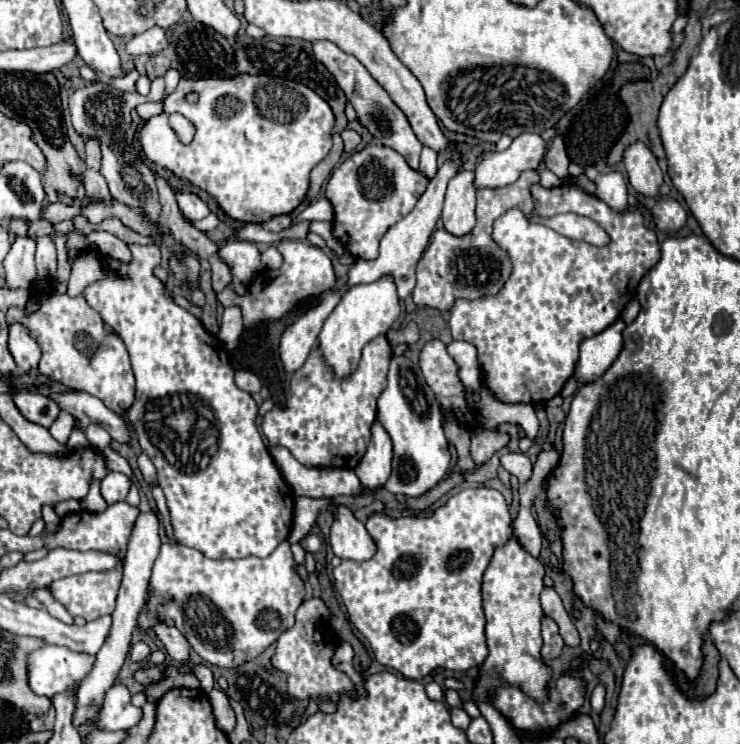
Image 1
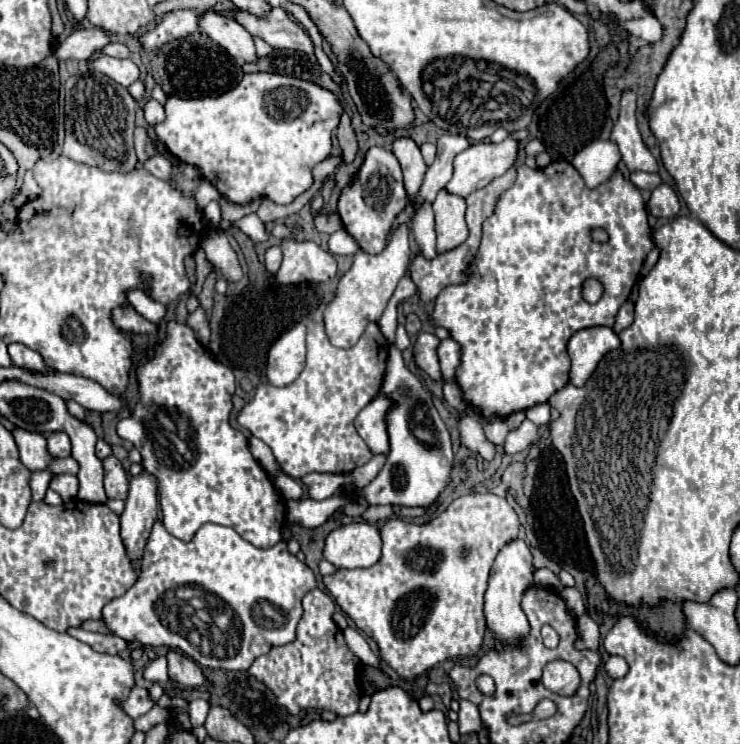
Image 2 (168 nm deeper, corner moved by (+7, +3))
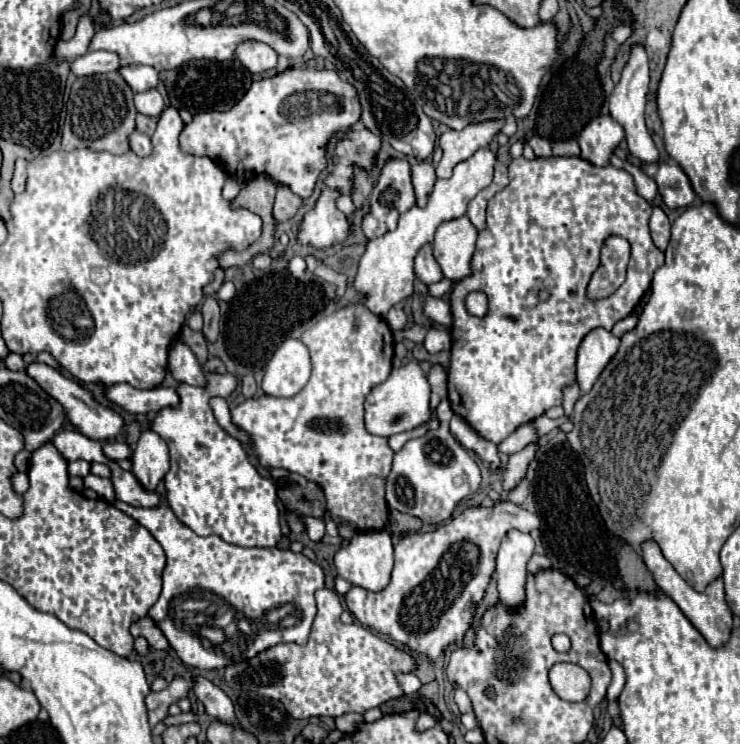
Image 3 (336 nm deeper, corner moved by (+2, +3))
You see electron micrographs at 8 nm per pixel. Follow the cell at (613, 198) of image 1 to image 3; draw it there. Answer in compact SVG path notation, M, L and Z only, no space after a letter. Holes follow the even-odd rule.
M597 116L597 120L589 122L579 136L579 156L601 168L609 166L609 160L623 138L623 128L611 116Z

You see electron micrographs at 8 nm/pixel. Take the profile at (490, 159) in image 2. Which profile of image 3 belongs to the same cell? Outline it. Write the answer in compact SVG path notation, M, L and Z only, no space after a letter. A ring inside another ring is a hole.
M479 148L471 158L459 162L453 168L451 178L435 182L433 194L429 196L429 202L425 204L425 208L413 206L409 212L405 212L399 218L399 224L393 232L387 232L385 236L367 242L367 250L359 262L359 268L353 280L355 292L365 296L361 304L367 310L371 310L377 316L385 316L389 308L393 308L397 302L413 294L413 282L415 282L413 258L417 250L421 248L421 244L433 240L433 234L439 224L443 224L445 220L463 216L467 212L467 204L475 198L475 194L491 184L495 162L497 162L497 154L493 150Z

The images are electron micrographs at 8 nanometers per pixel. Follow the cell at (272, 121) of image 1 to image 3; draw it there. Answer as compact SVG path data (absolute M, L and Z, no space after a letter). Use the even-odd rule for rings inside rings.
M289 68L271 78L263 78L251 84L247 94L227 112L199 112L187 122L179 136L179 146L183 152L193 156L207 156L221 164L227 176L237 176L241 180L251 174L267 174L273 182L289 186L293 194L309 198L315 190L319 174L327 168L327 144L329 140L345 128L351 128L361 116L361 104L357 100L355 88L341 80L335 70L313 70L313 68Z

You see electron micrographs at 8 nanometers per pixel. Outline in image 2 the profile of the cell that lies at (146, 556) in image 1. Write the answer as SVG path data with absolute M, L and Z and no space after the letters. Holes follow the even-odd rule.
M142 470L130 480L130 492L122 518L122 538L134 564L140 562L148 532L156 522L158 512L158 484L152 474Z

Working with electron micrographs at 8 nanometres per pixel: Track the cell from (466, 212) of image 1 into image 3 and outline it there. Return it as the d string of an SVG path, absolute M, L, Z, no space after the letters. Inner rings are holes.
M467 216L443 222L433 240L433 254L445 274L445 278L459 282L469 276L469 262L475 252L477 228Z

